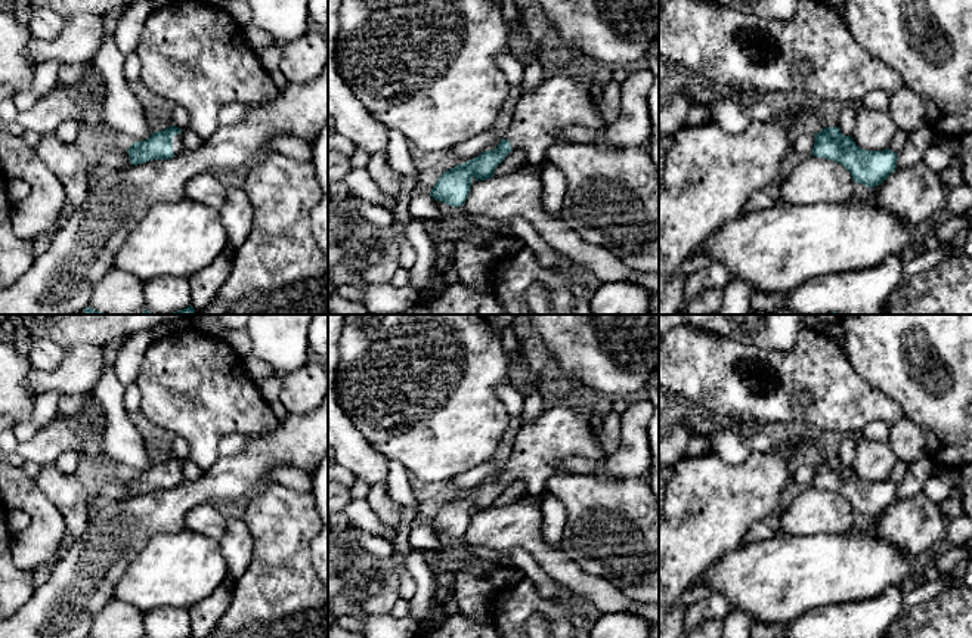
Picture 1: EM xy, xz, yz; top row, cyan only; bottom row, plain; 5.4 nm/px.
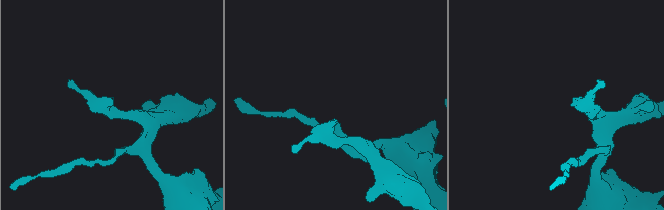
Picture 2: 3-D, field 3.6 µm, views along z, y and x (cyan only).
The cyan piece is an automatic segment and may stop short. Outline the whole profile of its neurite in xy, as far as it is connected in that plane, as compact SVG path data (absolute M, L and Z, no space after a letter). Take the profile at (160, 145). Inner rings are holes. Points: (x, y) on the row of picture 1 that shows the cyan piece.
M170 126L165 130L154 131L146 140L134 142L127 152L130 162L137 165L154 160L170 160L183 149L182 128Z

